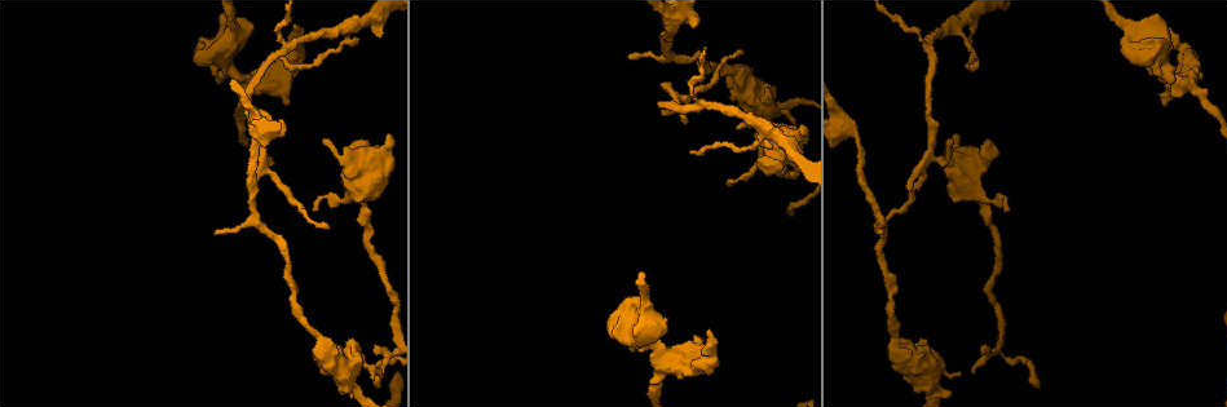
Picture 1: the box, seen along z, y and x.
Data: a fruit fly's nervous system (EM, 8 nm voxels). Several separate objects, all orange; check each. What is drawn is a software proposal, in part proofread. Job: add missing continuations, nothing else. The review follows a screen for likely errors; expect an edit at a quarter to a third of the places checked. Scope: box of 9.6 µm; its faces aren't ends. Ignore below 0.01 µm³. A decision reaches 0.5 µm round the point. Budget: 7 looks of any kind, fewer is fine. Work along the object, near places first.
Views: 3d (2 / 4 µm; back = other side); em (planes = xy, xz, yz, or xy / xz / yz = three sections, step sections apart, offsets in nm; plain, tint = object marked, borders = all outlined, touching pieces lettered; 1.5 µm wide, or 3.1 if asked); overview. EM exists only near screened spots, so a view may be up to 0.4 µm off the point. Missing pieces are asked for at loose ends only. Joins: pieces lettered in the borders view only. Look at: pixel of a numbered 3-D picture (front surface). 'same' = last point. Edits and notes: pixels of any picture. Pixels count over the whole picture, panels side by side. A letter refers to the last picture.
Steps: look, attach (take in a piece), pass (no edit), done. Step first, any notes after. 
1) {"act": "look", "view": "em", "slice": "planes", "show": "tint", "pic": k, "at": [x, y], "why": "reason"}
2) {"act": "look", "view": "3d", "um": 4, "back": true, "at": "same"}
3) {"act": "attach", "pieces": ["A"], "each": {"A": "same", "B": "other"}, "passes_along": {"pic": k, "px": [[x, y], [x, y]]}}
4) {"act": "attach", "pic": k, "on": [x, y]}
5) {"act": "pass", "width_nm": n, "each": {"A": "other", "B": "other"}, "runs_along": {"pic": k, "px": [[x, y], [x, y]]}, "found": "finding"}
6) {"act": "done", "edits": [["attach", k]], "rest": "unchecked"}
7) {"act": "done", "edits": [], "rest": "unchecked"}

{"act": "look", "view": "em", "slice": "xy", "step": 4, "show": "tint", "pic": 1, "at": [278, 119], "why": "branch stops here"}

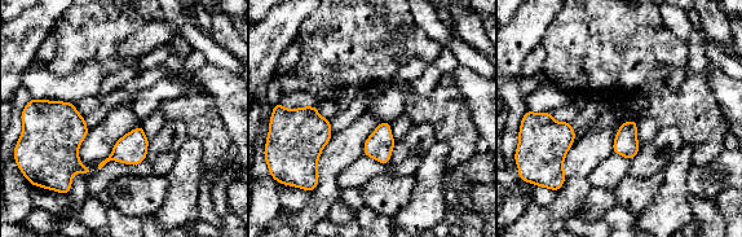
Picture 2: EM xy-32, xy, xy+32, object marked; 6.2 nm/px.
{"act": "look", "view": "em", "slice": "planes", "show": "borders", "at": "same"}

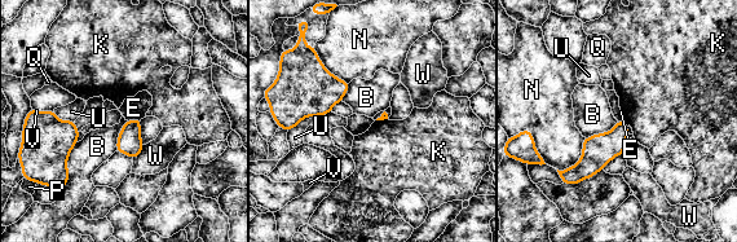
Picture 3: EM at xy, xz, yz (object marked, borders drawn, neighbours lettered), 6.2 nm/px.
{"act": "pass", "each": {"B": "other", "E": "other", "K": "other", "N": "other", "P": "other", "Q": "other", "U": "other", "V": "other", "W": "other"}, "border": {"pic": 3, "px": [[78, 142], [69, 155], [65, 186]]}, "found": "none of them fits"}

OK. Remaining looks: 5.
{"act": "look", "view": "3d", "um": 2, "pic": 1, "at": [376, 349], "why": "branch stops here"}

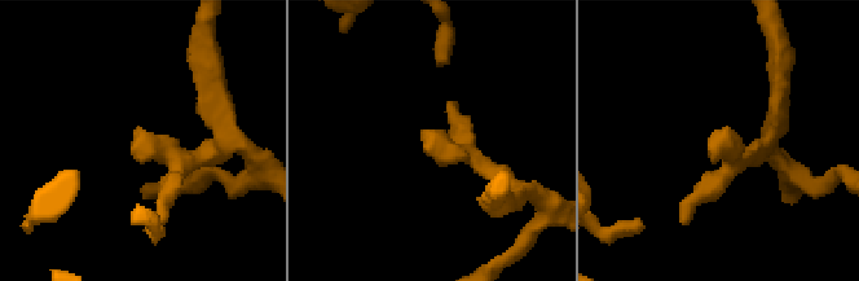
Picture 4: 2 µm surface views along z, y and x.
{"act": "look", "view": "em", "slice": "yz", "step": 8, "show": "borders", "pic": 4, "at": [709, 141]}

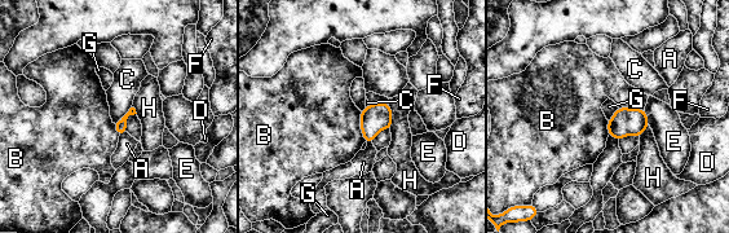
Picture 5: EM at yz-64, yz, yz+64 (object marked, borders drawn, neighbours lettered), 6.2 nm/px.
{"act": "pass", "each": {"A": "other", "B": "other", "C": "other", "D": "other", "E": "other", "F": "other", "G": "other", "H": "other"}, "found": "no lettered piece goes on from it"}

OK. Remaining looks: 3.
{"act": "look", "view": "em", "slice": "xz", "step": 8, "show": "borders", "pic": 1, "at": [1010, 208], "why": "branch stops here"}

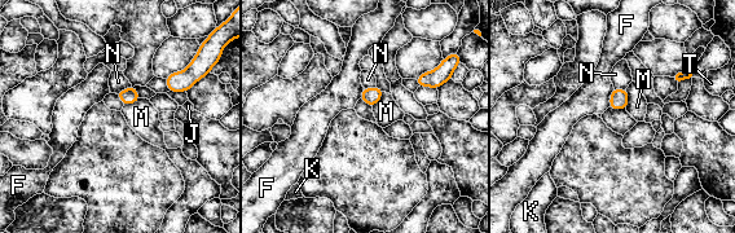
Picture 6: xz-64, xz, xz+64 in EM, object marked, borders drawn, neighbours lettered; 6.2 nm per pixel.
{"act": "look", "view": "em", "slice": "yz", "step": 8, "show": "borders", "at": "same"}

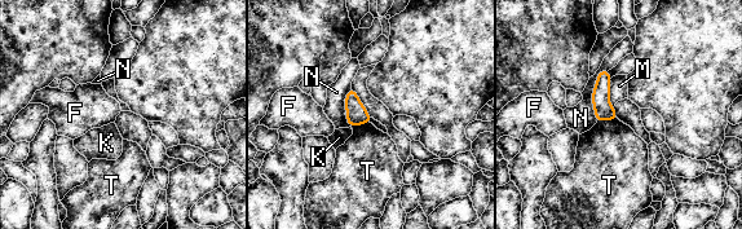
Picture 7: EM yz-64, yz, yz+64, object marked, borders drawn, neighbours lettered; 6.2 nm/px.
{"act": "pass", "each": {"F": "other", "K": "other", "M": "other", "N": "other", "T": "other"}, "border": {"pic": 7, "px": [[617, 118], [597, 122]]}, "found": "no lettered piece goes on from it"}

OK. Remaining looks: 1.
{"act": "done", "edits": [], "rest": "unchecked"}

